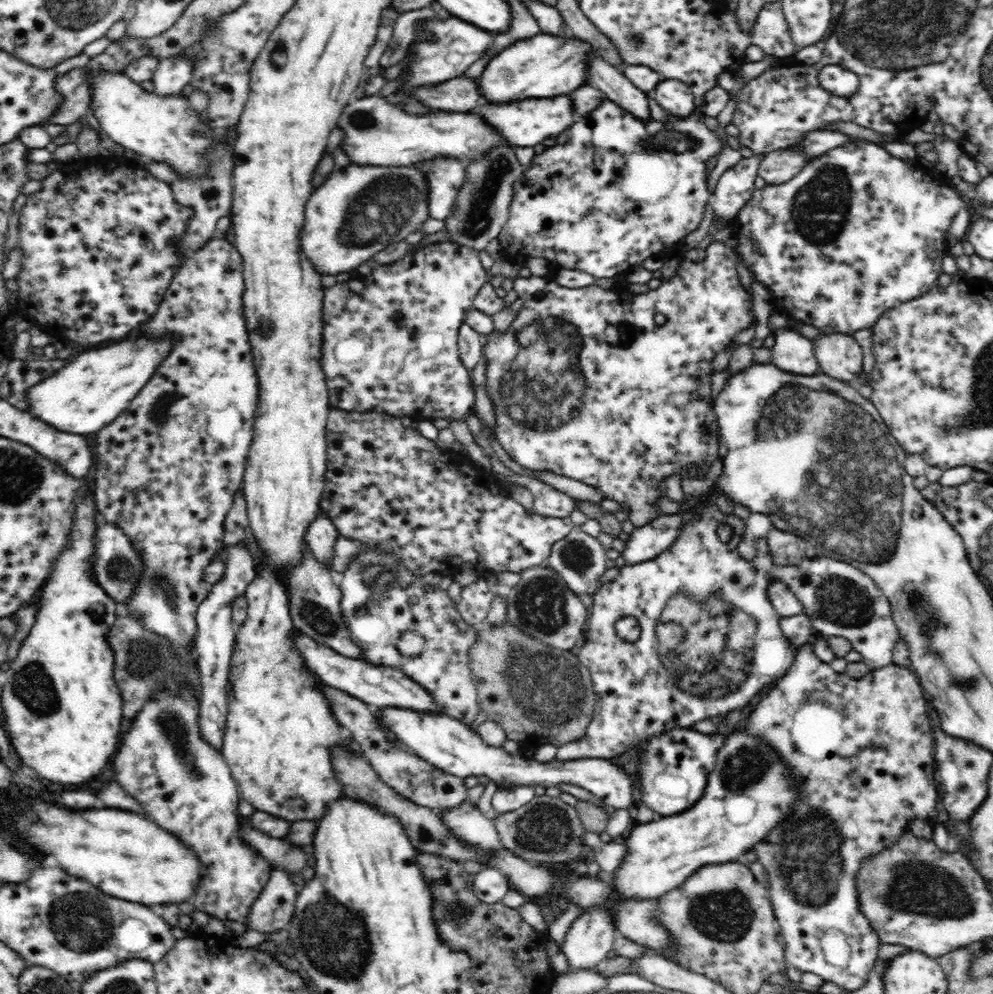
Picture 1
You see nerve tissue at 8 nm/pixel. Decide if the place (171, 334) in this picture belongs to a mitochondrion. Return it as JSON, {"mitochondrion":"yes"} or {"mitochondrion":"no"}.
{"mitochondrion":"no"}

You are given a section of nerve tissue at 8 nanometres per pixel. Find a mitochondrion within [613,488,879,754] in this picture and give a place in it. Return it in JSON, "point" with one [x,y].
{"point":[704,644]}

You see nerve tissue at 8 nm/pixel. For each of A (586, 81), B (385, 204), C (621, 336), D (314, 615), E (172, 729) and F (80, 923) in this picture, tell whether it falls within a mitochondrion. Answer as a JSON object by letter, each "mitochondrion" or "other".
{"A":"other","B":"mitochondrion","C":"mitochondrion","D":"mitochondrion","E":"mitochondrion","F":"mitochondrion"}

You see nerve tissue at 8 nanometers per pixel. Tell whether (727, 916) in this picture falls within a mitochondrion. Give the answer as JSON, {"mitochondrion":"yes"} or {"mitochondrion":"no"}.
{"mitochondrion":"yes"}

